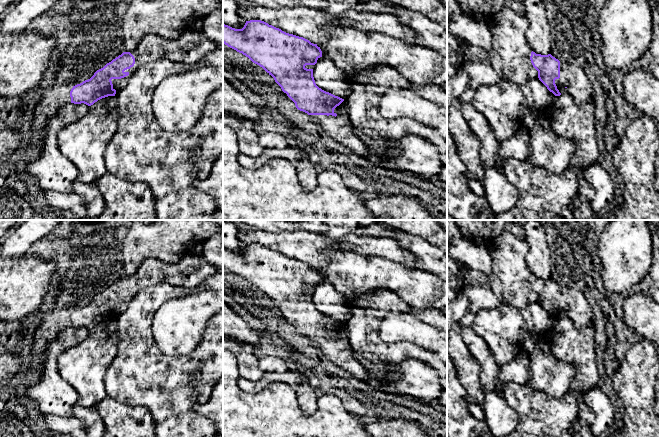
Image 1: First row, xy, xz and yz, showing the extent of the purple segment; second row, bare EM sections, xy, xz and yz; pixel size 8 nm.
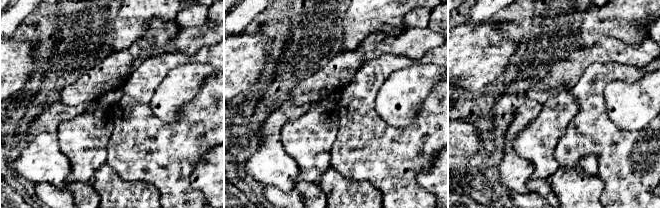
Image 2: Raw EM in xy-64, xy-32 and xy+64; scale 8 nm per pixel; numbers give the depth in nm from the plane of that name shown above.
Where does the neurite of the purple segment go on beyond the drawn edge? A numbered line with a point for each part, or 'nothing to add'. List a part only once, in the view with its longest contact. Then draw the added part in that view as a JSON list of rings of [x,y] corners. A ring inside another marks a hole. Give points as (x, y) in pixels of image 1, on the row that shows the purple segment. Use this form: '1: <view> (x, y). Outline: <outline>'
1: xy (192, 45). Outline: [[[201,30],[185,31],[178,39],[165,39],[157,35],[146,36],[138,47],[130,53],[135,58],[135,64],[125,70],[129,75],[121,79],[112,79],[115,96],[126,86],[132,74],[143,64],[159,59],[171,62],[196,65],[208,52],[213,51],[217,44]]]

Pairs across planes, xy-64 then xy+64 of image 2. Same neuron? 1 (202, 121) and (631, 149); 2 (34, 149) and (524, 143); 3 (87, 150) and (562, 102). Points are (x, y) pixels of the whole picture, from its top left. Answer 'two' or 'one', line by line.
1: one
2: two
3: one

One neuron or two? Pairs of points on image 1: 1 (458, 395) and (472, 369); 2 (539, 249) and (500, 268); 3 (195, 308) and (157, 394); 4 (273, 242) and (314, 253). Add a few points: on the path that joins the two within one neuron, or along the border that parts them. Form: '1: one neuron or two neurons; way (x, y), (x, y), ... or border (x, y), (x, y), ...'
1: two neurons; border (457, 378), (465, 391), (465, 399), (468, 404)
2: two neurons; border (523, 239), (528, 246), (527, 266), (532, 274)
3: two neurons; border (155, 341), (171, 355), (186, 355), (196, 347)
4: one neuron; way (283, 242), (304, 246)

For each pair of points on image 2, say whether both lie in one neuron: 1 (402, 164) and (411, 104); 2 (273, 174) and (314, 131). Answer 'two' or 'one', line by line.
1: two
2: two

